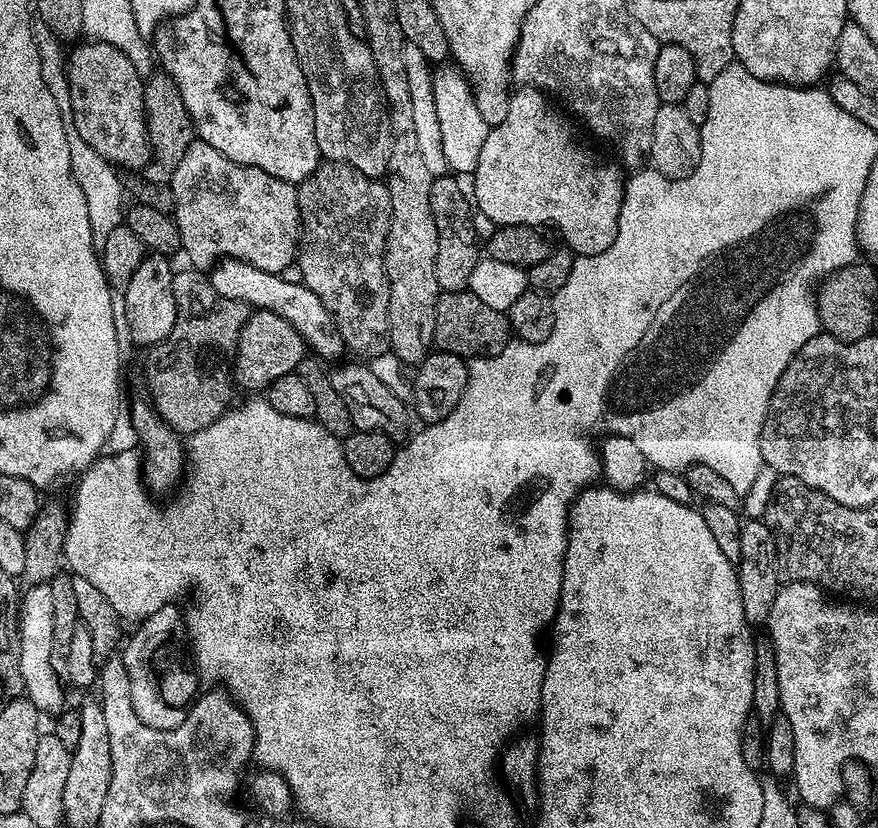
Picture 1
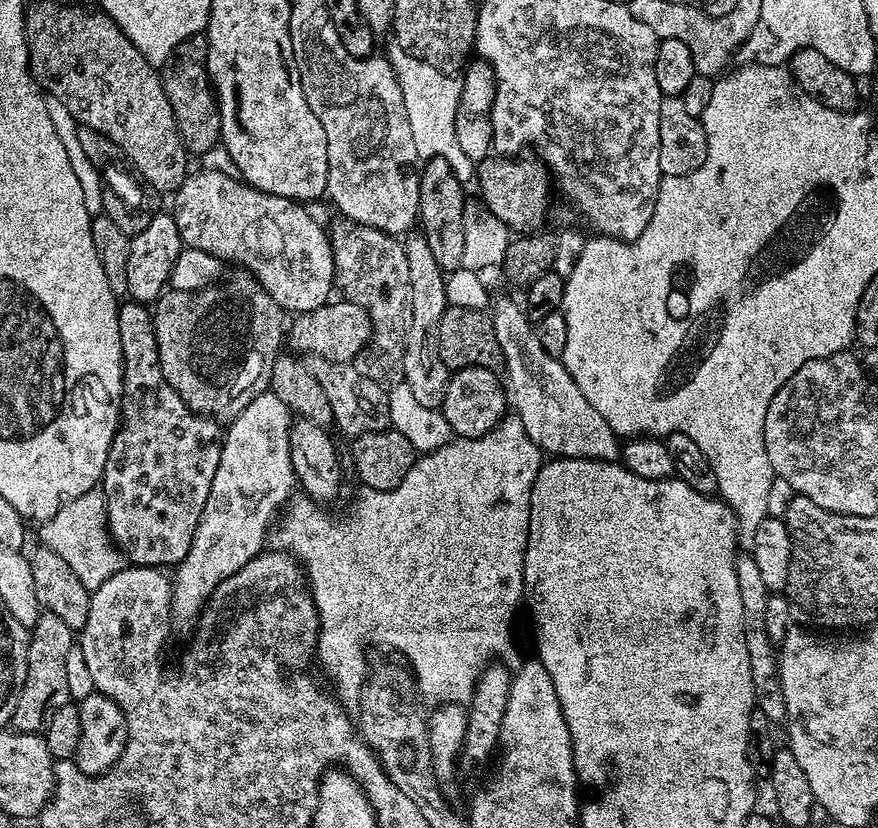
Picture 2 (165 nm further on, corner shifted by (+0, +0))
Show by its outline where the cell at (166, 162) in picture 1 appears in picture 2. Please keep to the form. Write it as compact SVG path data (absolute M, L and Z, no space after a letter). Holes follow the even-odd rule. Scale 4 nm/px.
M197 34L186 38L176 49L168 63L159 69L160 81L170 98L170 110L174 110L176 125L185 148L193 157L203 157L204 153L221 143L220 107L216 94L212 91L212 79L208 76L208 38Z

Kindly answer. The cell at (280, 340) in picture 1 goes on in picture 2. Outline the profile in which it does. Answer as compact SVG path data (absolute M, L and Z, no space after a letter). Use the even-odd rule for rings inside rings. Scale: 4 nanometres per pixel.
M343 298L338 302L323 304L318 310L299 313L296 320L291 321L286 332L286 344L293 353L304 354L309 357L317 356L331 364L352 364L356 357L368 347L372 340L372 323L370 314L357 304L351 304Z

